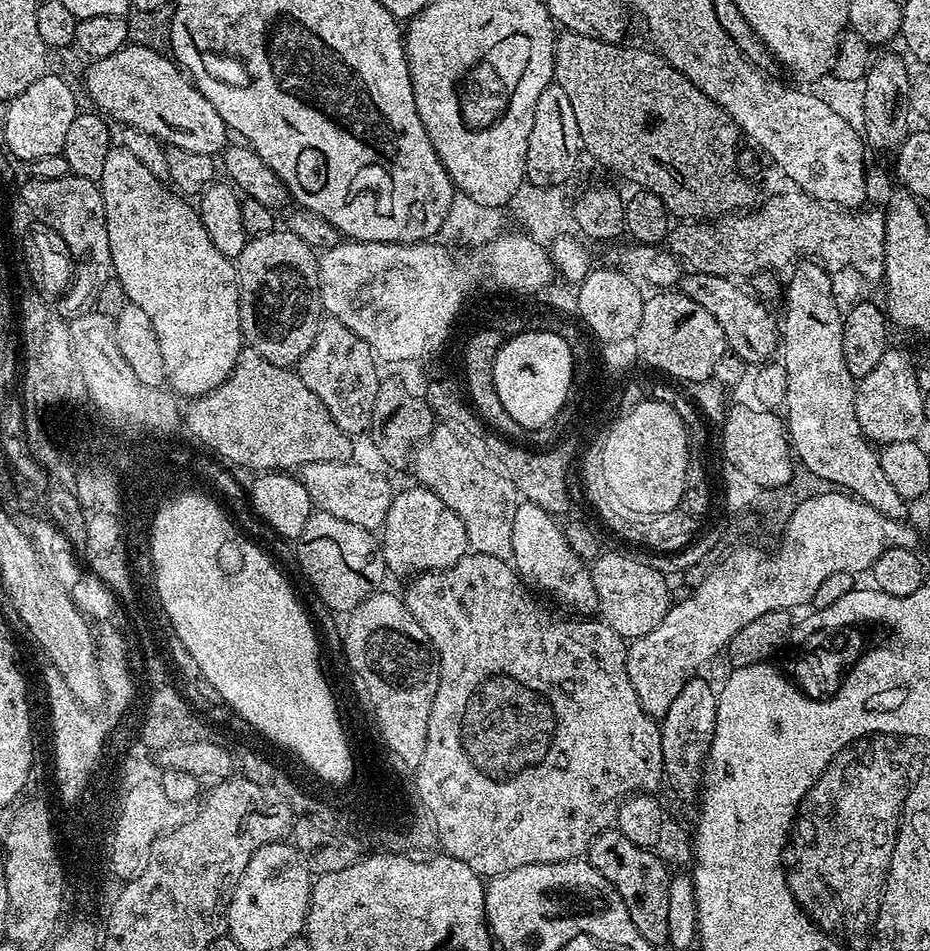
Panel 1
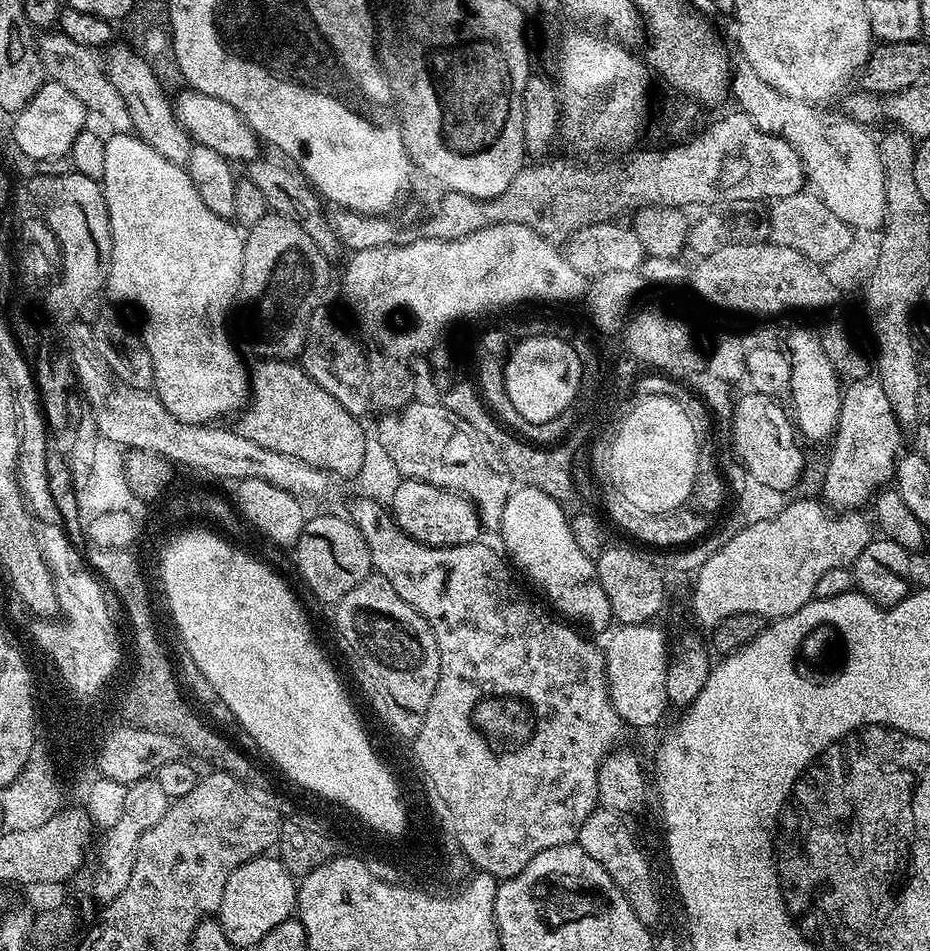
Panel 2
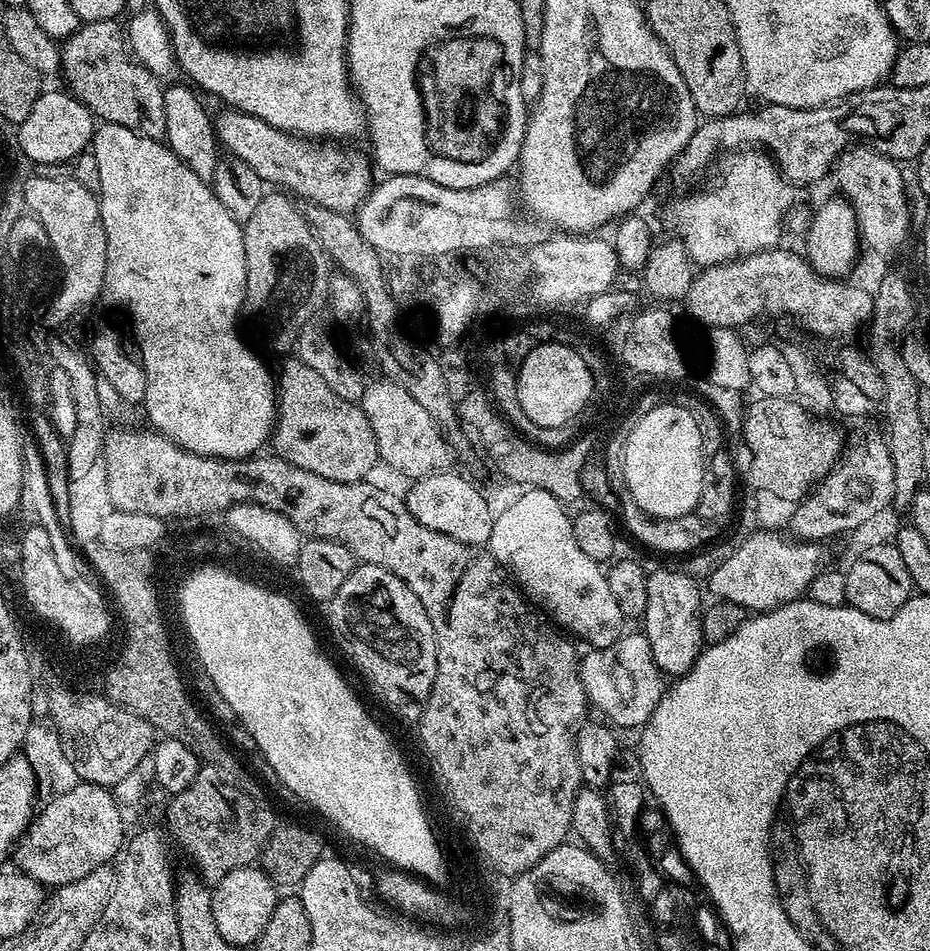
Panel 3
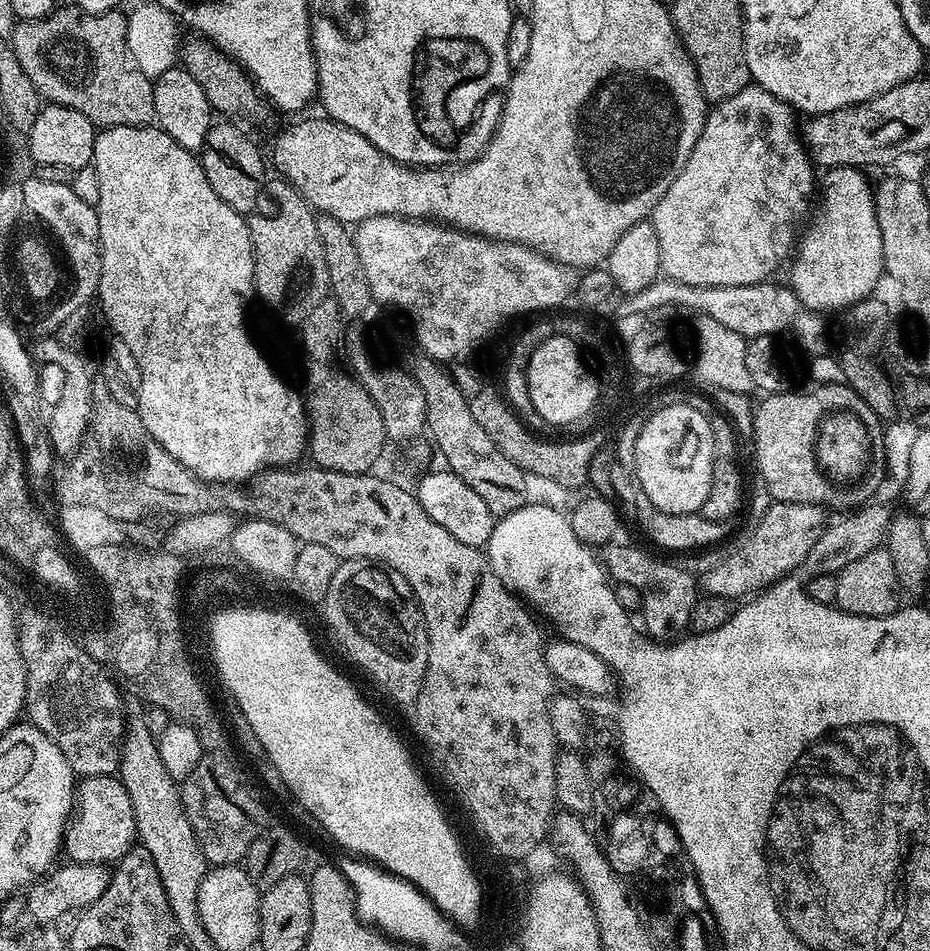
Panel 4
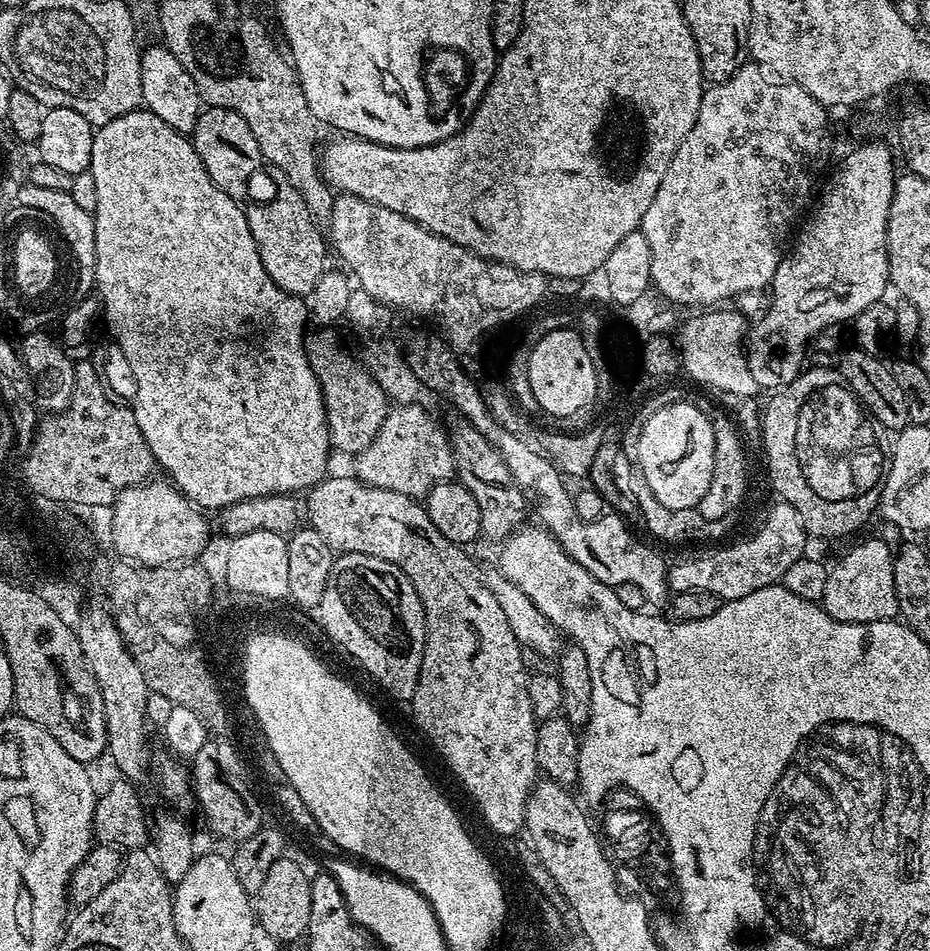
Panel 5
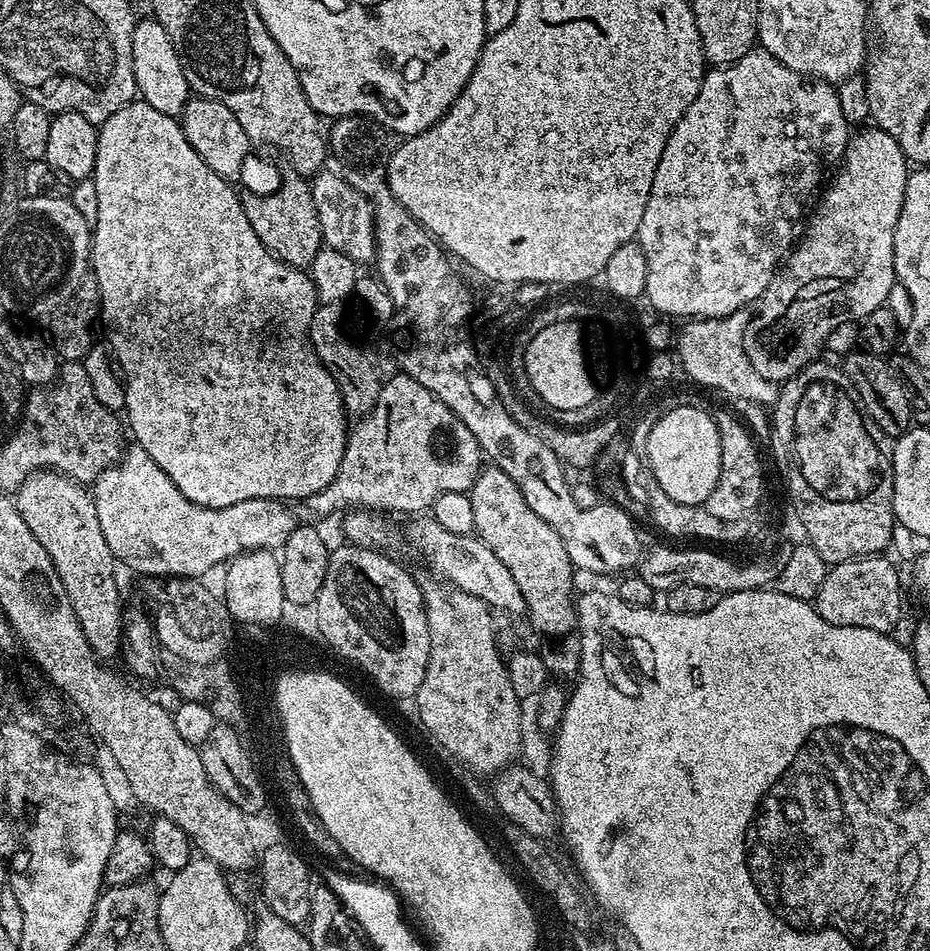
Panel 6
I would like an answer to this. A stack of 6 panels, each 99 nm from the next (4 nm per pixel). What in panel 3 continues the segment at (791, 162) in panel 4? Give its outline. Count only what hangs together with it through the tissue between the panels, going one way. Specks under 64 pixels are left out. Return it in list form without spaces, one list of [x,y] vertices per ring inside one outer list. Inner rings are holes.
[[[736,150],[724,160],[720,184],[668,208],[668,220],[693,265],[701,269],[775,249],[790,213],[797,207],[797,185],[780,172],[763,150]]]

